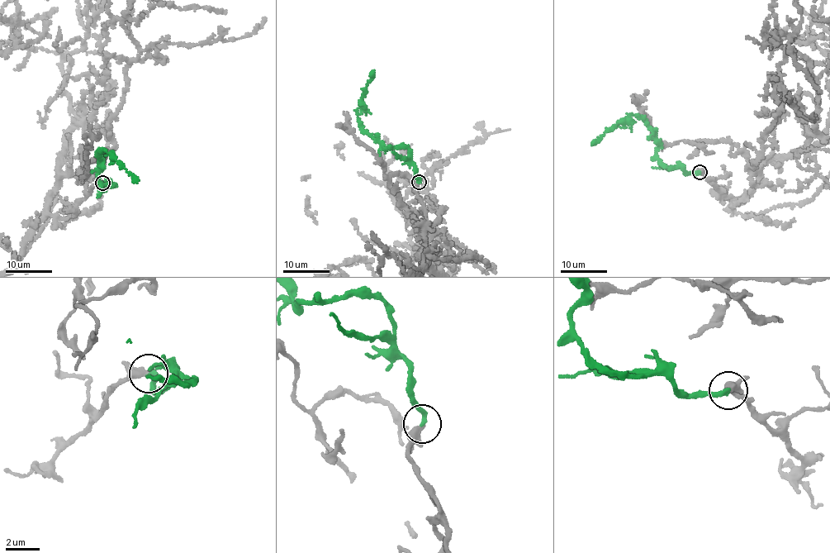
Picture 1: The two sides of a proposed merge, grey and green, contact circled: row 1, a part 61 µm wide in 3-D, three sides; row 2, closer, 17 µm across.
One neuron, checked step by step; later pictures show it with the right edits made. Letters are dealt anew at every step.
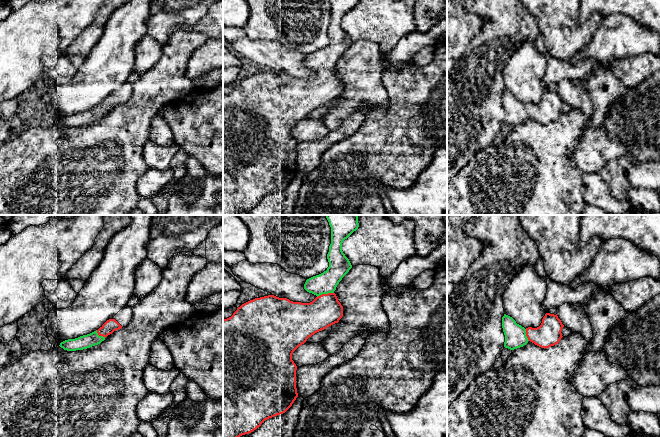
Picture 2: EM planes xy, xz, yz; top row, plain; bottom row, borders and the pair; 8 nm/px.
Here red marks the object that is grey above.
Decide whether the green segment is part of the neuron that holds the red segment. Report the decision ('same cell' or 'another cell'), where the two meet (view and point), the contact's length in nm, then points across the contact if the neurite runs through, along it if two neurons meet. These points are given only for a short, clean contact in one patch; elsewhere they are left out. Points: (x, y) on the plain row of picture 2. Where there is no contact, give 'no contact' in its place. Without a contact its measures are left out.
same cell; contact xz (325, 70); length 140 nm

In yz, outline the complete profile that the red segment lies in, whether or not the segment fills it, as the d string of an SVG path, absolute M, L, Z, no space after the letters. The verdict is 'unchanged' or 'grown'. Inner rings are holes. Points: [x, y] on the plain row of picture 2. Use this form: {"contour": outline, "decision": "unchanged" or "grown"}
{"contour": "M546 89L542 99L537 104L524 104L516 97L504 90L502 104L505 111L504 123L514 126L526 121L529 117L541 124L549 124L559 119L564 101L557 90Z", "decision": "grown"}

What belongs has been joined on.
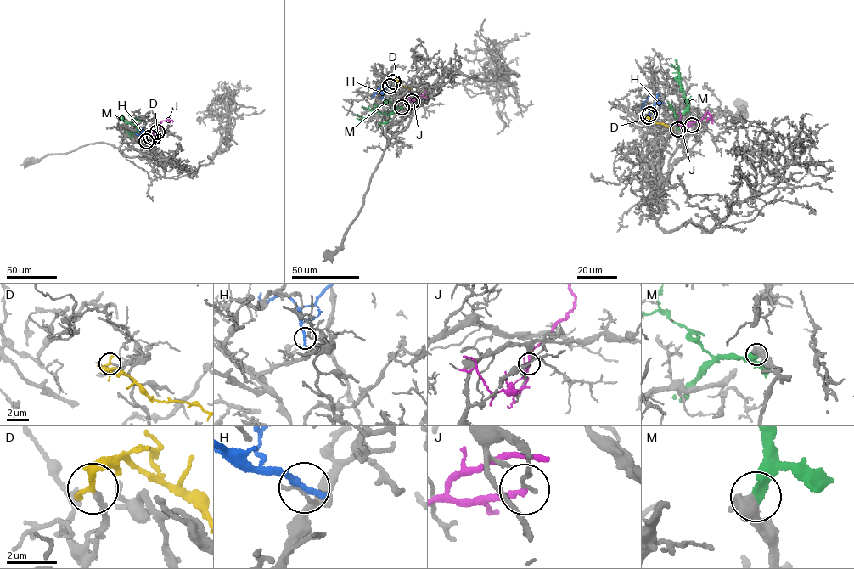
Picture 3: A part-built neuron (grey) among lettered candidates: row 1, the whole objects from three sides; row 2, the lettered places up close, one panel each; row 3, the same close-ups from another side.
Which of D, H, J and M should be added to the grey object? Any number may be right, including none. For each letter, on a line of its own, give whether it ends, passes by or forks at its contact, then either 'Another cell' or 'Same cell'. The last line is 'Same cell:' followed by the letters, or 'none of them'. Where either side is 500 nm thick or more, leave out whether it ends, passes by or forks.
D: It ends there. Same cell
H: It ends there. Another cell
J: It ends there. Another cell
M: Same cell
Same cell: D, M

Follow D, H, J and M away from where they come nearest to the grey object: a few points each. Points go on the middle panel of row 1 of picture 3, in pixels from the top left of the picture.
D: (393, 81), (396, 81), (409, 90)
H: (390, 86), (379, 87), (372, 96)
J: (412, 101), (410, 98), (415, 100), (426, 91)
M: (401, 107), (389, 115), (370, 109), (387, 101)

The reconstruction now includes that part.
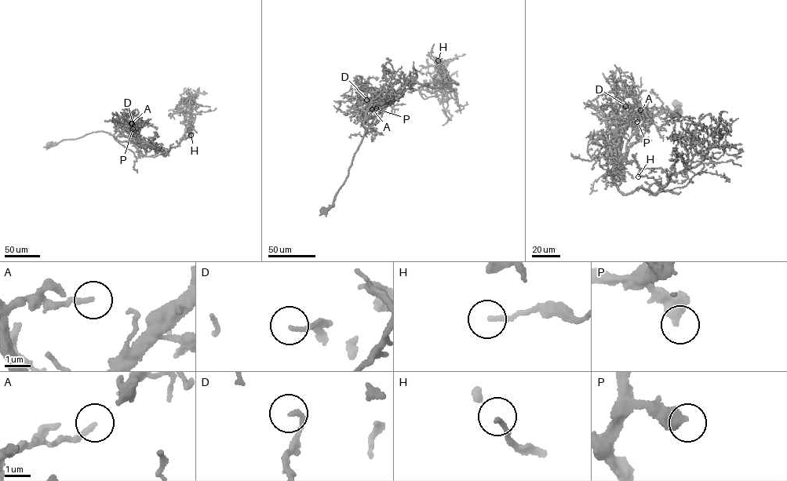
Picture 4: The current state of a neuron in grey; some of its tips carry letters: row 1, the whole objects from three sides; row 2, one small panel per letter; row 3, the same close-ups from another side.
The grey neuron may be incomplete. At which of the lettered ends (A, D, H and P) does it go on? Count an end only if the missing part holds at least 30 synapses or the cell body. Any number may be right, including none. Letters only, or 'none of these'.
none of these

